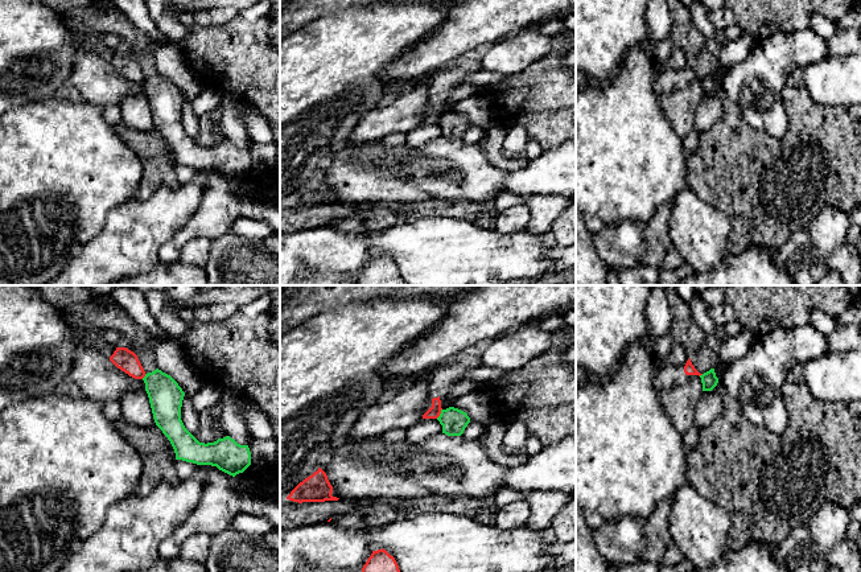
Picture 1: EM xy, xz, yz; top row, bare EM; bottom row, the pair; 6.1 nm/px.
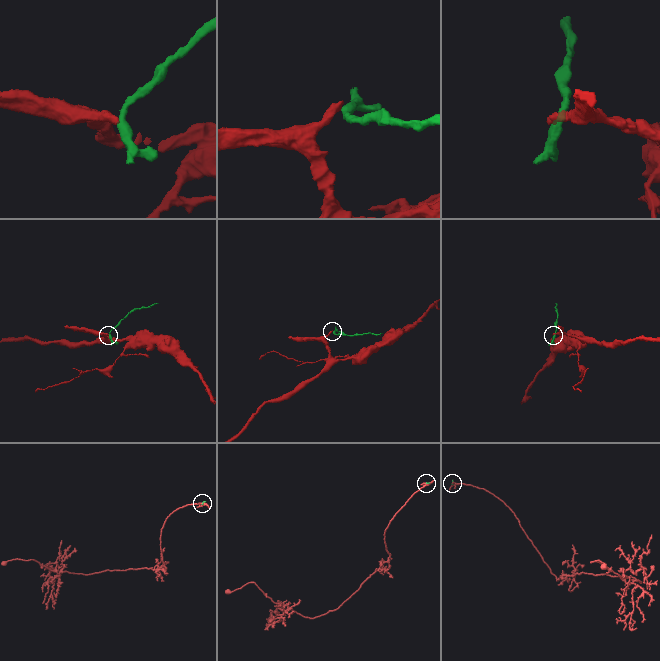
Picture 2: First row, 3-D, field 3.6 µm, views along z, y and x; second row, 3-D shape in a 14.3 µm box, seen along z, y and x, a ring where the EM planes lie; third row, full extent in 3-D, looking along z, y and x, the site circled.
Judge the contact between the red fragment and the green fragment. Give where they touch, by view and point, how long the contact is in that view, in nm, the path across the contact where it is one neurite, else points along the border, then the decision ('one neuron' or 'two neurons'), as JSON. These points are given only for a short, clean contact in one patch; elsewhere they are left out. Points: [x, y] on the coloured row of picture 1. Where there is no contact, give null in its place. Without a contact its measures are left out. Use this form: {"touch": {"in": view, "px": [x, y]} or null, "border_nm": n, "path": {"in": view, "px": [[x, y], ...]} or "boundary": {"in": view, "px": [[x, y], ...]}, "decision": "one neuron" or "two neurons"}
{"touch": {"in": "xz", "px": [440, 412]}, "border_nm": 70, "boundary": {"in": "xz", "px": [[441, 408], [436, 418]]}, "decision": "two neurons"}

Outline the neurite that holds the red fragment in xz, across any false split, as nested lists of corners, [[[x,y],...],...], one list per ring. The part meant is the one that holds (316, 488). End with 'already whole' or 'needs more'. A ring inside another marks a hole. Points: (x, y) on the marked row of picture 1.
[[[318,468],[312,476],[300,482],[287,497],[293,502],[325,502],[338,501],[339,498],[333,497],[333,486],[330,485],[326,473]]] | already whole

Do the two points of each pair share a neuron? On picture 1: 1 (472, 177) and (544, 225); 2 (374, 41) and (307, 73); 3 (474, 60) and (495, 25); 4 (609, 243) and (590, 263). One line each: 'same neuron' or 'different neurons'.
1: different neurons
2: same neuron
3: different neurons
4: different neurons

